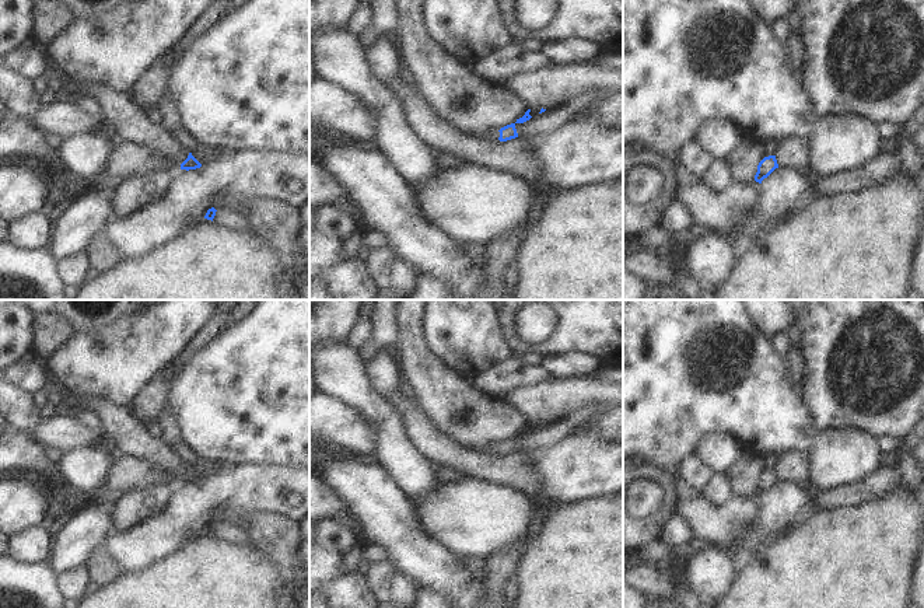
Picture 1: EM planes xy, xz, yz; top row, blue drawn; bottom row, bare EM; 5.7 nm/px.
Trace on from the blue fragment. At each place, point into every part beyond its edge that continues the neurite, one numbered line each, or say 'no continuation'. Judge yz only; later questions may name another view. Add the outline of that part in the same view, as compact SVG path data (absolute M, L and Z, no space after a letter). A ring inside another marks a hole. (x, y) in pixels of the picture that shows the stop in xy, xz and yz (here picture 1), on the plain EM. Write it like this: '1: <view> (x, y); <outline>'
1: yz (721, 526); M685 478L676 479L676 513L682 514L692 528L694 539L729 549L746 535L746 530L759 514L760 497L755 493L731 495L722 504L711 504L703 492Z

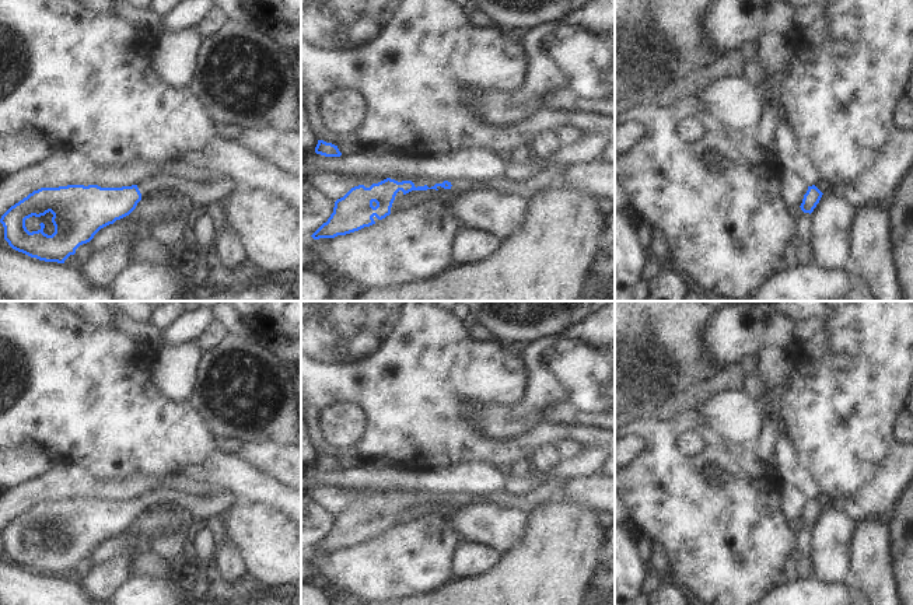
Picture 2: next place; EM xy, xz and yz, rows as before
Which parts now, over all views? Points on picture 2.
1: xy (32, 537); M49 525L45 529L41 531L29 531L25 534L25 541L29 546L41 543L41 536L45 538L43 546L48 549L52 549L55 546L55 539L52 536L53 528Z
2: xz (524, 503); M567 479L549 480L538 486L527 494L508 494L506 492L494 492L487 494L476 493L451 493L448 494L452 500L444 503L437 500L438 504L455 504L458 507L472 504L472 503L490 503L499 507L515 508L521 513L529 513L536 506L542 504L545 500L550 499L562 486L564 486Z

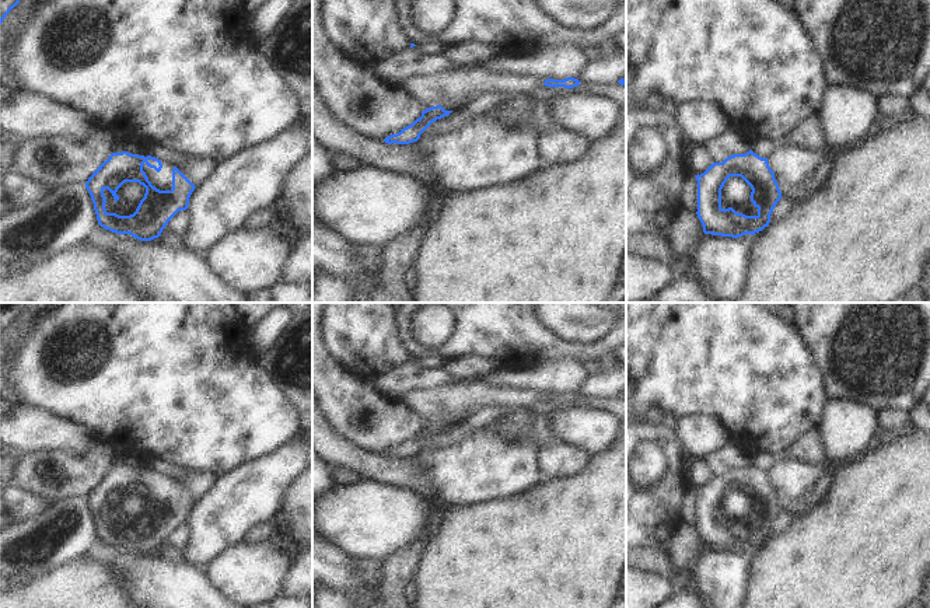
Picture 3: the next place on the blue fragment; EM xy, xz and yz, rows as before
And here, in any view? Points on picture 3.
1: xy (130, 507); M125 496L116 506L119 514L116 516L108 503L104 503L106 513L106 527L116 527L119 530L130 530L136 525L140 514L144 511L146 502L139 496Z

